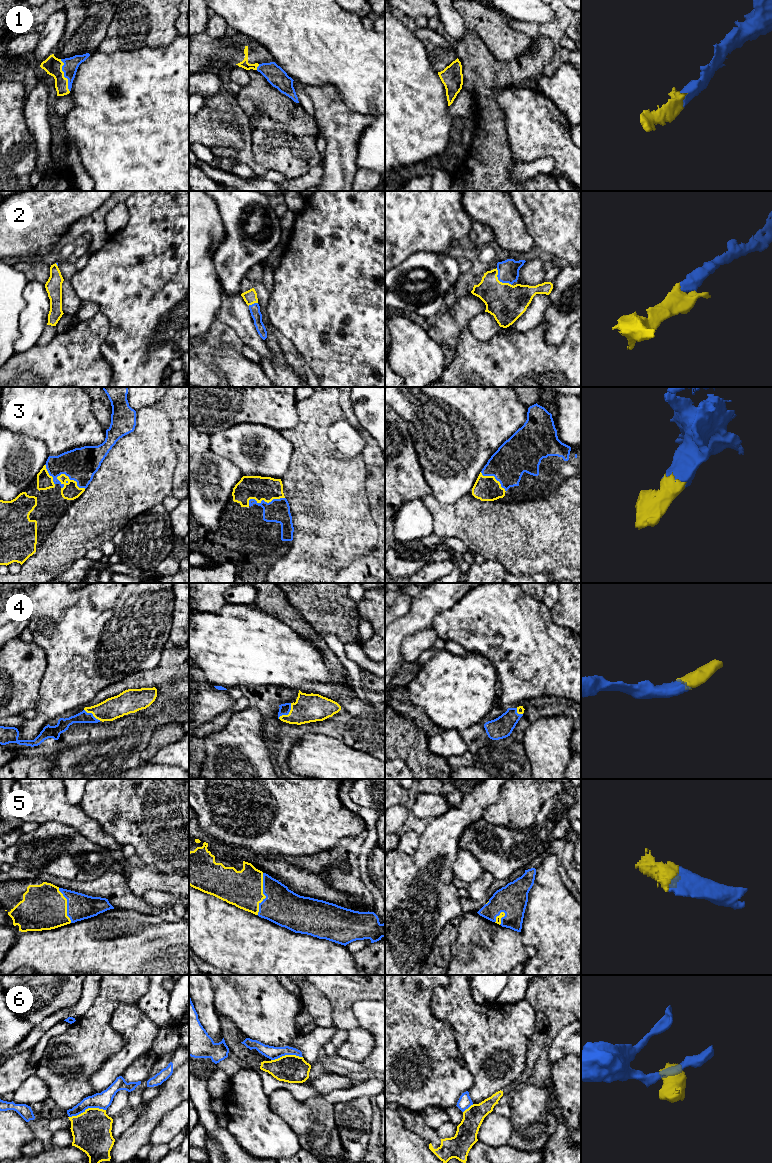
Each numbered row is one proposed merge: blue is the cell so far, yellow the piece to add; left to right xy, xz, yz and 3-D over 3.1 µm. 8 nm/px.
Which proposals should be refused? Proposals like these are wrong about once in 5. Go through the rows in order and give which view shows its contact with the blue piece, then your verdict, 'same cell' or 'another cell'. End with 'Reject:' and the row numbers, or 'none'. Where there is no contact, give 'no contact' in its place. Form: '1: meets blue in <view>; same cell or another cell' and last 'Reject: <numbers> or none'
1: meets blue in xy; same cell
2: meets blue in yz; same cell
3: meets blue in xy; same cell
4: meets blue in xz; same cell
5: meets blue in xz; same cell
6: meets blue in xy; another cell
Reject: 6

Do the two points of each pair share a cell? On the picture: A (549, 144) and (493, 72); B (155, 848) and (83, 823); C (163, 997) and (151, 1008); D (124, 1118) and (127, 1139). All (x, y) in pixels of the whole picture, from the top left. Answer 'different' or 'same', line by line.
A: different
B: different
C: same
D: different

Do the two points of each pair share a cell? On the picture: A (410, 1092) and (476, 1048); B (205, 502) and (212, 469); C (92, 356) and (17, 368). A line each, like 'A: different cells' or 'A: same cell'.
A: different cells
B: same cell
C: same cell

